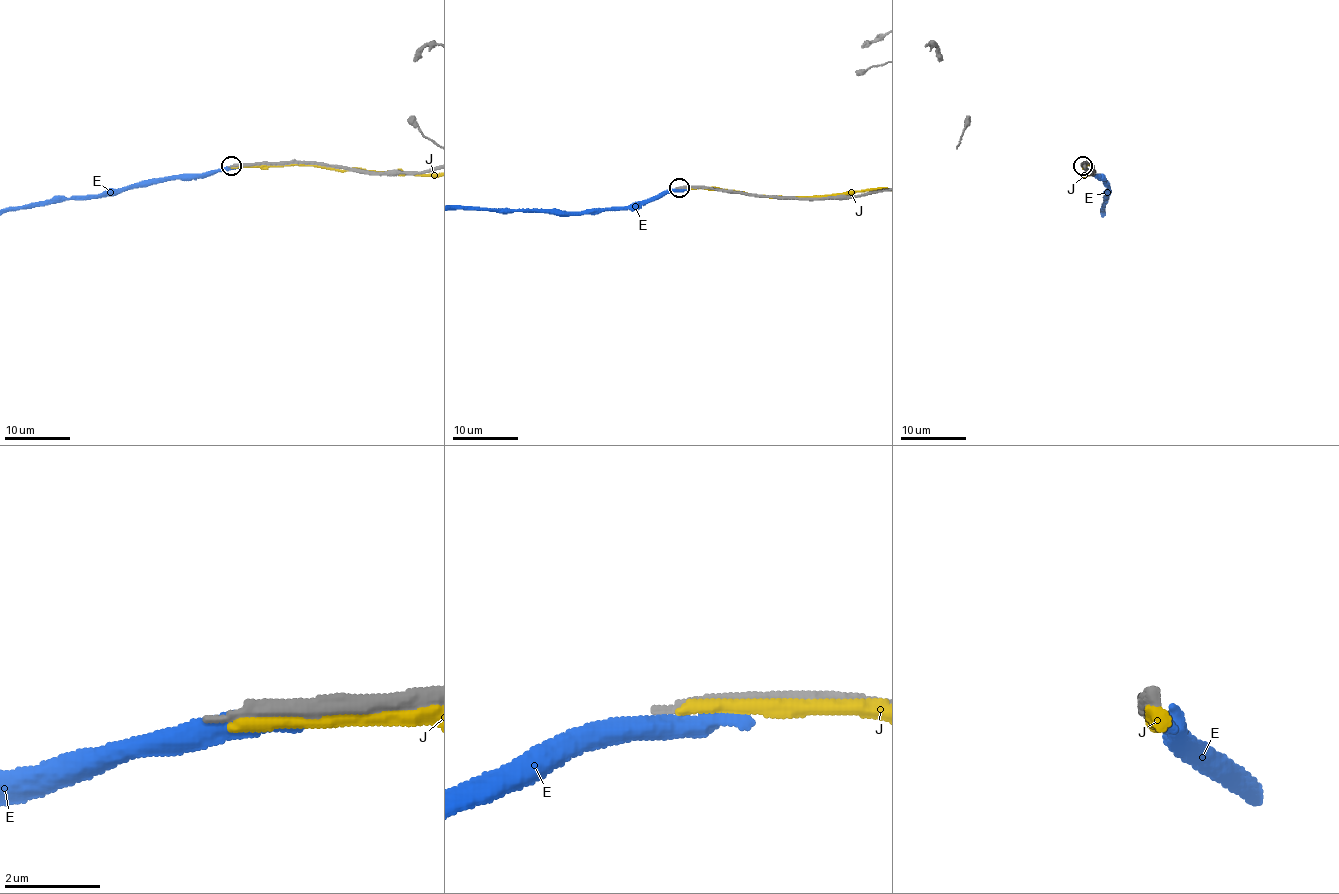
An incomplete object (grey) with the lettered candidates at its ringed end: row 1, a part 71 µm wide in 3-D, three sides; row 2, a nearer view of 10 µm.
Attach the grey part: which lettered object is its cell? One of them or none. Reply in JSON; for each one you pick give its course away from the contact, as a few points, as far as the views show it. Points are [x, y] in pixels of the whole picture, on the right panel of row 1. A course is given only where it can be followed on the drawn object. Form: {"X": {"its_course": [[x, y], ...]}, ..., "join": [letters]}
{"join": []}

